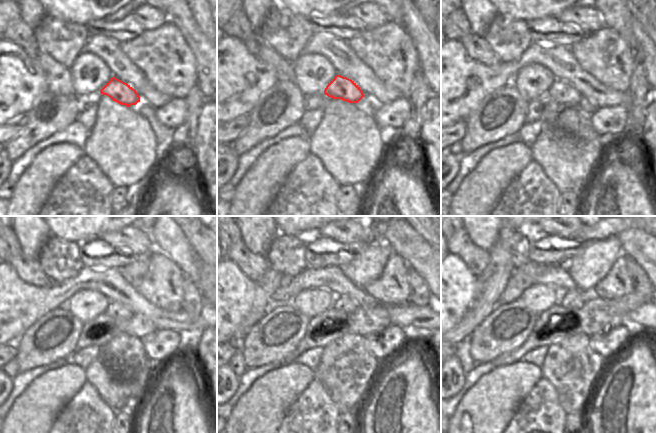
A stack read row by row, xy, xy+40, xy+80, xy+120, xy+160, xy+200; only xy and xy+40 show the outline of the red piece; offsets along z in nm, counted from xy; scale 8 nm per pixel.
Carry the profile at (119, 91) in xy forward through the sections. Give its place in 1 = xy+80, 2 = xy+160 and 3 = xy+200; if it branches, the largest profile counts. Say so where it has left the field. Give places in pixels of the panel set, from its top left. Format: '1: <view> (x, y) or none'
1: xy+80 (563, 91)
2: xy+160 (343, 303)
3: xy+200 (574, 299)

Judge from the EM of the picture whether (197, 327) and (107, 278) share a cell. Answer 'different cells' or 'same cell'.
same cell

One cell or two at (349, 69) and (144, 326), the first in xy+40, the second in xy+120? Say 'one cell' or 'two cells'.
two cells

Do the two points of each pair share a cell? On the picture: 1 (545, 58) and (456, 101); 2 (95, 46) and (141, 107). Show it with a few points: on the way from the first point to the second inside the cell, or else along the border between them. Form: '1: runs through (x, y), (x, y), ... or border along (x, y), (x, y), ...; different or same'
1: runs through (523, 60), (503, 74), (483, 79), (478, 84); same
2: border along (140, 100), (156, 108); different

